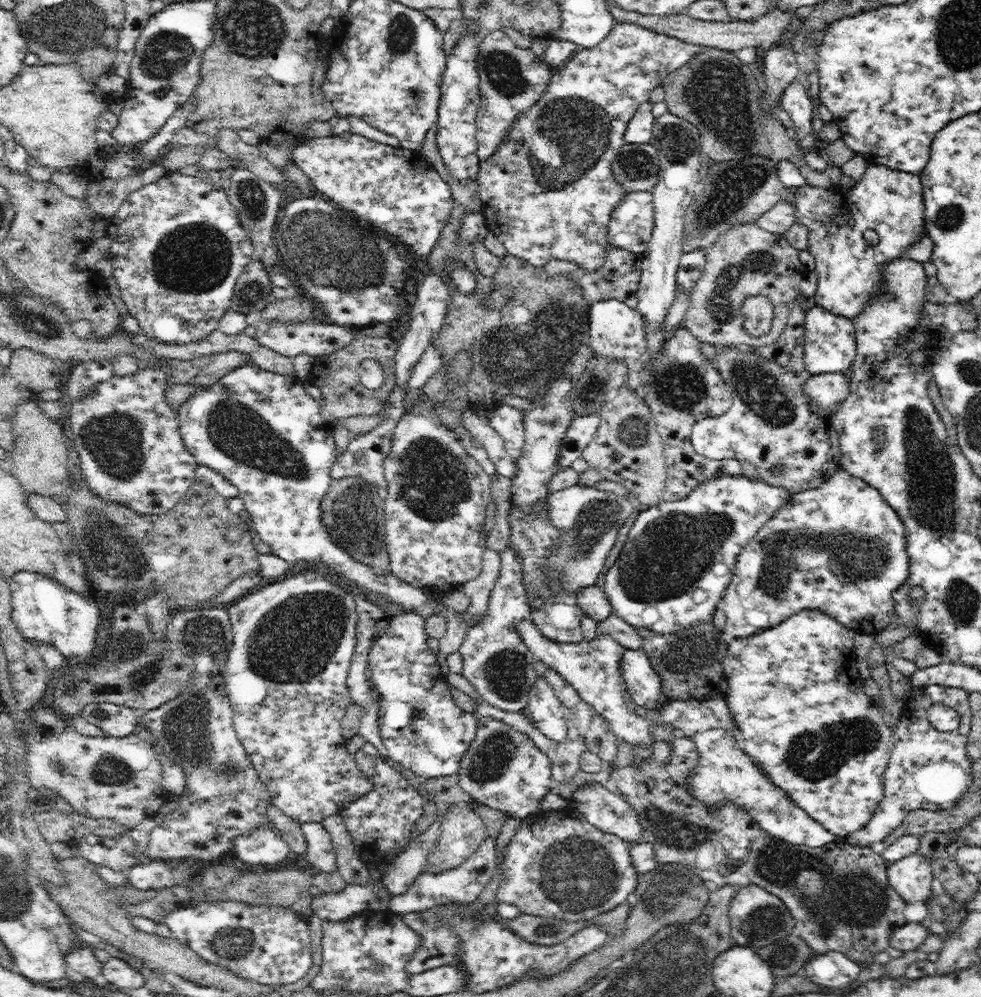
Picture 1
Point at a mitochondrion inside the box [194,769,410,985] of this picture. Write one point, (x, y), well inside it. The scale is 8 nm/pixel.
(232, 943)

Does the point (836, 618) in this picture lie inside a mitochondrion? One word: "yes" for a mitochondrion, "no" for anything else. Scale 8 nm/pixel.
no

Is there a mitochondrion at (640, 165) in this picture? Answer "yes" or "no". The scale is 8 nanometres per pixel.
yes

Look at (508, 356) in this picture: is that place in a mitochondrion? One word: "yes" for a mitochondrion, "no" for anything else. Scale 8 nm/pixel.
yes

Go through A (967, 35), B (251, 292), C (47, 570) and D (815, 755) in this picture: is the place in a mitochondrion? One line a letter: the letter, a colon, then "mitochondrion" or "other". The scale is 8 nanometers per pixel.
A: mitochondrion
B: mitochondrion
C: other
D: mitochondrion

